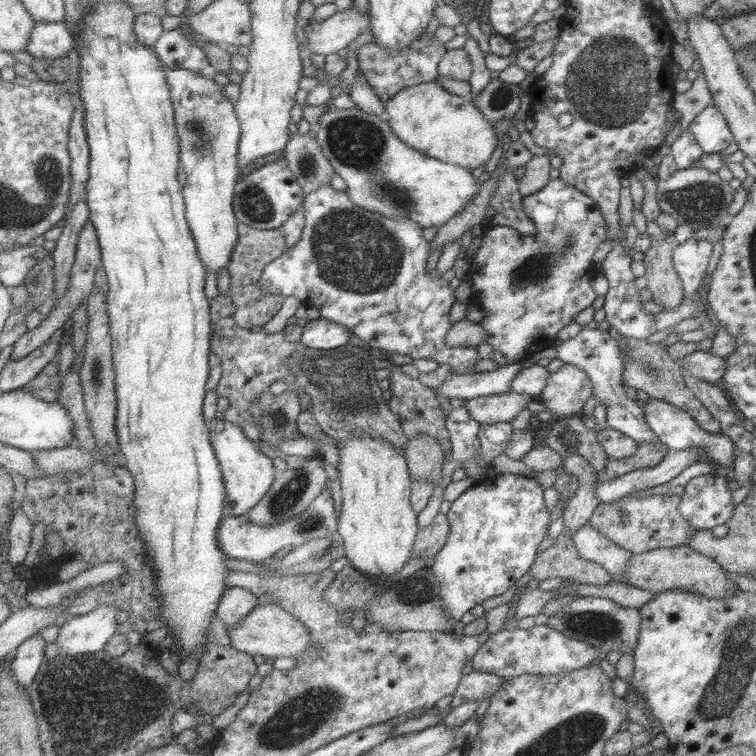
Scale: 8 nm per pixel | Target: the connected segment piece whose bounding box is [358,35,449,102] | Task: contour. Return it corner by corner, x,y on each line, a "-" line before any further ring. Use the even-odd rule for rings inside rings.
436,35
431,41
424,36
419,37
413,48
397,52
390,51
383,45
378,45
373,41
360,47
358,50
360,70
366,73
368,80
378,91
381,100
389,102
400,94
402,90
406,90
406,88
438,80
438,77
441,76
440,67
442,59
449,52
446,49
446,45

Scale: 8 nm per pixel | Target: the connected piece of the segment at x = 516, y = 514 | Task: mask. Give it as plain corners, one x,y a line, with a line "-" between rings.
506,474
496,478
485,478
470,487
455,502
449,512
452,534
437,554
433,572
441,583
441,597
446,602
446,612
452,616
450,622
458,624
476,604
487,598
504,594
513,584
526,575
534,561
538,560
536,550
548,544
548,523
550,512
544,500
544,488
534,478

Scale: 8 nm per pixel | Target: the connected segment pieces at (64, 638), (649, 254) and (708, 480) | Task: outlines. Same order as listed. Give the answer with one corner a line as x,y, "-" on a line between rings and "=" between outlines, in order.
106,604
106,606
100,606
98,610
88,612
88,614
74,615
68,618
67,622
61,627
59,637
56,640
61,649
59,654
78,656
78,654
106,650
113,636
119,632
118,614
120,614
120,608
=
652,240
650,248
644,253
647,288
654,302
662,306
664,312
680,306
685,298
682,280
674,268
672,240
=
704,474
696,476
684,488
679,507
680,515
696,530
710,531
715,526
725,525
733,516
736,505
732,502
733,485
729,476
722,474

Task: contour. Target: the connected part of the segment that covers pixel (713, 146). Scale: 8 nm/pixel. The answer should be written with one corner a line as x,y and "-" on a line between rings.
715,105
708,106
690,123
689,128
706,154
719,153
735,140
724,116

